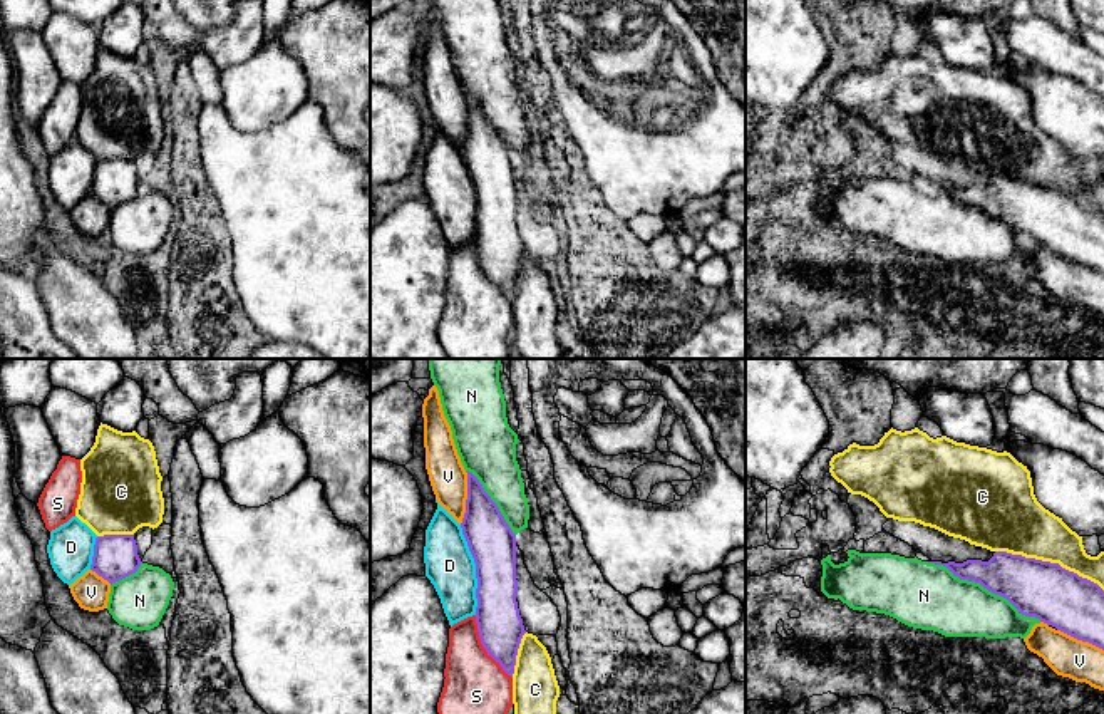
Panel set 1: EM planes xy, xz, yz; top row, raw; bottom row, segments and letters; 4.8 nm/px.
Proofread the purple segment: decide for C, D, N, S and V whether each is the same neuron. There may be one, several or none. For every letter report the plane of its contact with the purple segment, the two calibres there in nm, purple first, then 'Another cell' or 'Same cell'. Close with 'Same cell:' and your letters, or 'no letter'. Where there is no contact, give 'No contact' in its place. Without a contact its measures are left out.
C: Touches purple in yz. Thickness 280 nm (purple) against 300 nm. Another cell
D: Touches purple in xz. Thickness 220 nm (purple) against 240 nm. Another cell
N: Touches purple in yz. Thickness 280 nm (purple) against 300 nm. Same cell
S: Touches purple in xz. Thickness 220 nm (purple) against 340 nm. Another cell
V: Touches purple in xz. Thickness 220 nm (purple) against 180 nm. Another cell
Same cell: N

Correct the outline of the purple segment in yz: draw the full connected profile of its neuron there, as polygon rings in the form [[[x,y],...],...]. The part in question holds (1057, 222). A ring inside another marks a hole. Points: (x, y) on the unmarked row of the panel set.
[[[995,176],[988,186],[928,186],[1007,223],[1019,238],[1104,275],[1104,215],[1059,188]]]

